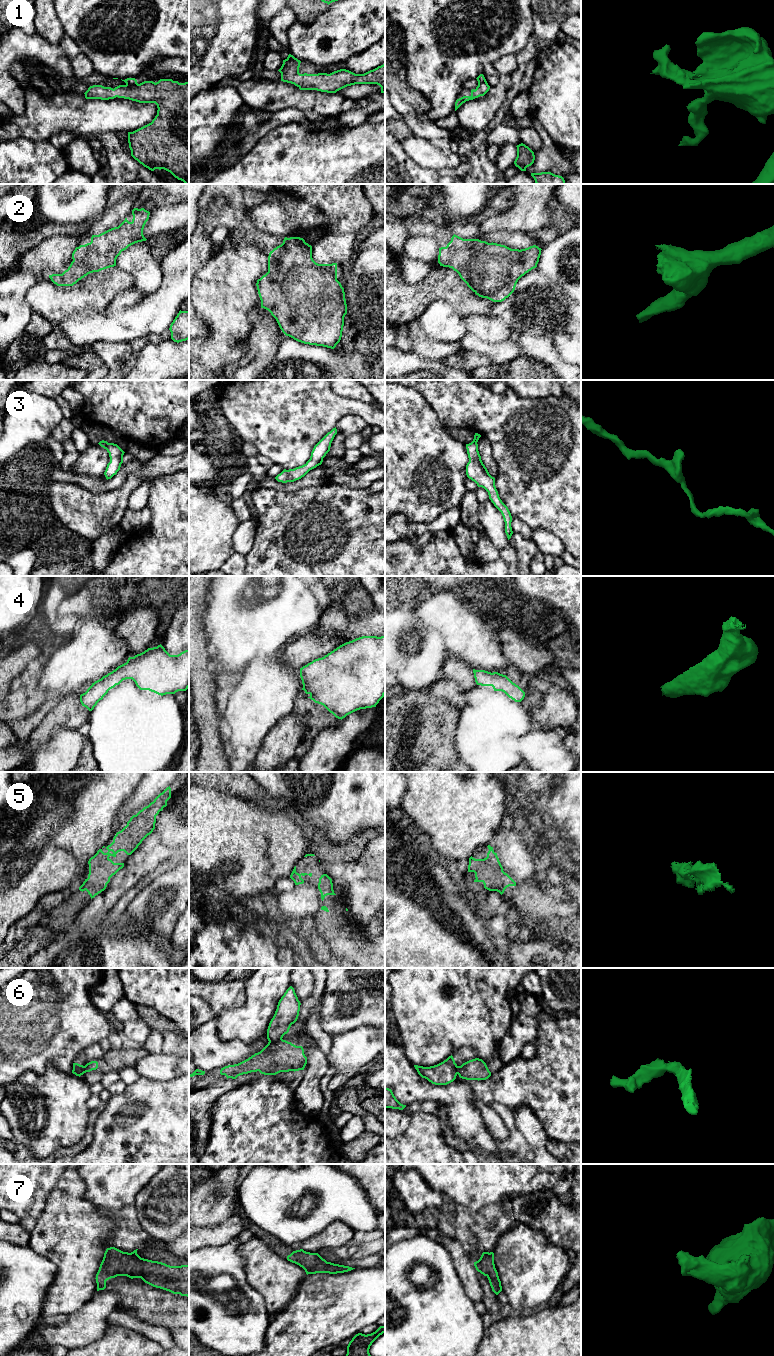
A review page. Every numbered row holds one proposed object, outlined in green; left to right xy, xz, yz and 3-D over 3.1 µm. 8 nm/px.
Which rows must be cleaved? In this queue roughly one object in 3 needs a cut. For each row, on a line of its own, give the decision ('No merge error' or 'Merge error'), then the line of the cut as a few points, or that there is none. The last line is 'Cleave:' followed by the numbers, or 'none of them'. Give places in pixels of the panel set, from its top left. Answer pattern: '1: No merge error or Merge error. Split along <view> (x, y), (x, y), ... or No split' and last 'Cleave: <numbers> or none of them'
1: No merge error. No split
2: No merge error. No split
3: No merge error. No split
4: No merge error. No split
5: No merge error. No split
6: Merge error. Split along xz (281, 1038), (269, 1042)
7: No merge error. No split
Cleave: 6

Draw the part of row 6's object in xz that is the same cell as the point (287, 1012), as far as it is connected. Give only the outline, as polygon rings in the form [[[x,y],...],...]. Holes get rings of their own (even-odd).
[[[290,986],[278,1002],[277,1009],[267,1029],[269,1042],[277,1042],[289,1032],[299,1016],[300,1001],[295,990]]]

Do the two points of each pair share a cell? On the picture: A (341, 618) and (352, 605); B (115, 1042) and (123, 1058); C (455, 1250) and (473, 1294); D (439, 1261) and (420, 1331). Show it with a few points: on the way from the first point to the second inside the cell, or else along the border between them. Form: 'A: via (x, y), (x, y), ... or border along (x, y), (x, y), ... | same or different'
A: border along (331, 605), (340, 604), (347, 612), (371, 612) | different
B: border along (122, 1047), (112, 1049) | different
C: via (462, 1261), (471, 1283) | same
D: via (443, 1278), (443, 1308), (437, 1314) | same

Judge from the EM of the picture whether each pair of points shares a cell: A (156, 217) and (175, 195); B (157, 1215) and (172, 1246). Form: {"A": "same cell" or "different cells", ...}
{"A": "different cells", "B": "different cells"}

